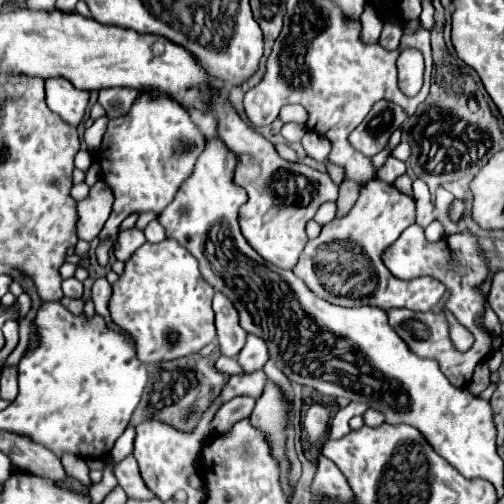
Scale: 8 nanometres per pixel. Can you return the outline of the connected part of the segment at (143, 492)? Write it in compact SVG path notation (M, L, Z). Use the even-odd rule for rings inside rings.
M128 456L124 460L120 460L118 464L112 466L114 468L114 476L118 480L118 484L124 488L124 492L130 496L130 498L154 498L150 494L150 490L146 490L140 474L138 474L138 464L136 464L136 458L134 456Z

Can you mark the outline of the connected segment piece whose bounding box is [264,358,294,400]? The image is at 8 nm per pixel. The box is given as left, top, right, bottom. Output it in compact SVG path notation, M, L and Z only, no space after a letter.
M272 358L266 362L264 372L266 372L266 376L268 376L272 382L276 382L276 384L284 390L284 394L286 394L290 400L294 398L294 392L292 392L292 384L290 384L290 380L282 374L282 370L278 370L278 368L276 368L276 364L274 364L274 360L272 360Z

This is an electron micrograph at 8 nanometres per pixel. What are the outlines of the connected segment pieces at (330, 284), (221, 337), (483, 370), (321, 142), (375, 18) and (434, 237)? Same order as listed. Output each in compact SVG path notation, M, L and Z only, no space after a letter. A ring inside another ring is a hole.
M374 178L374 182L366 182L366 186L360 188L360 198L346 216L324 224L318 238L308 240L294 266L294 274L302 278L318 298L336 306L378 306L380 310L408 308L414 312L428 312L442 300L446 286L430 276L400 280L382 262L384 248L388 248L406 226L414 224L414 214L414 198Z
M214 294L214 314L216 314L216 330L218 330L218 346L220 354L228 358L236 358L244 346L246 330L238 324L238 312L232 302L224 294Z
M480 362L474 370L474 376L472 376L472 382L468 384L468 390L474 394L474 396L480 396L490 384L490 368L488 368L488 362Z
M306 132L302 138L302 146L306 150L306 154L318 162L324 162L328 152L330 152L330 142L326 142L320 134L314 132Z
M372 4L364 6L360 22L362 22L362 40L376 42L380 38L380 32L382 32L382 18L378 16L378 12Z
M434 220L424 232L426 232L426 240L428 242L438 242L438 240L444 238L444 230L442 230L442 224L438 220Z

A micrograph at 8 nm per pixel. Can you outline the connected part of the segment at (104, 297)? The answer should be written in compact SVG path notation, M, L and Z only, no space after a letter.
M100 278L94 282L92 286L92 302L96 306L96 314L100 314L104 320L106 320L106 326L110 326L110 330L122 334L122 336L128 336L126 330L122 330L120 326L116 326L110 318L110 310L108 310L108 304L110 304L110 298L112 298L112 286L108 284L106 278Z

